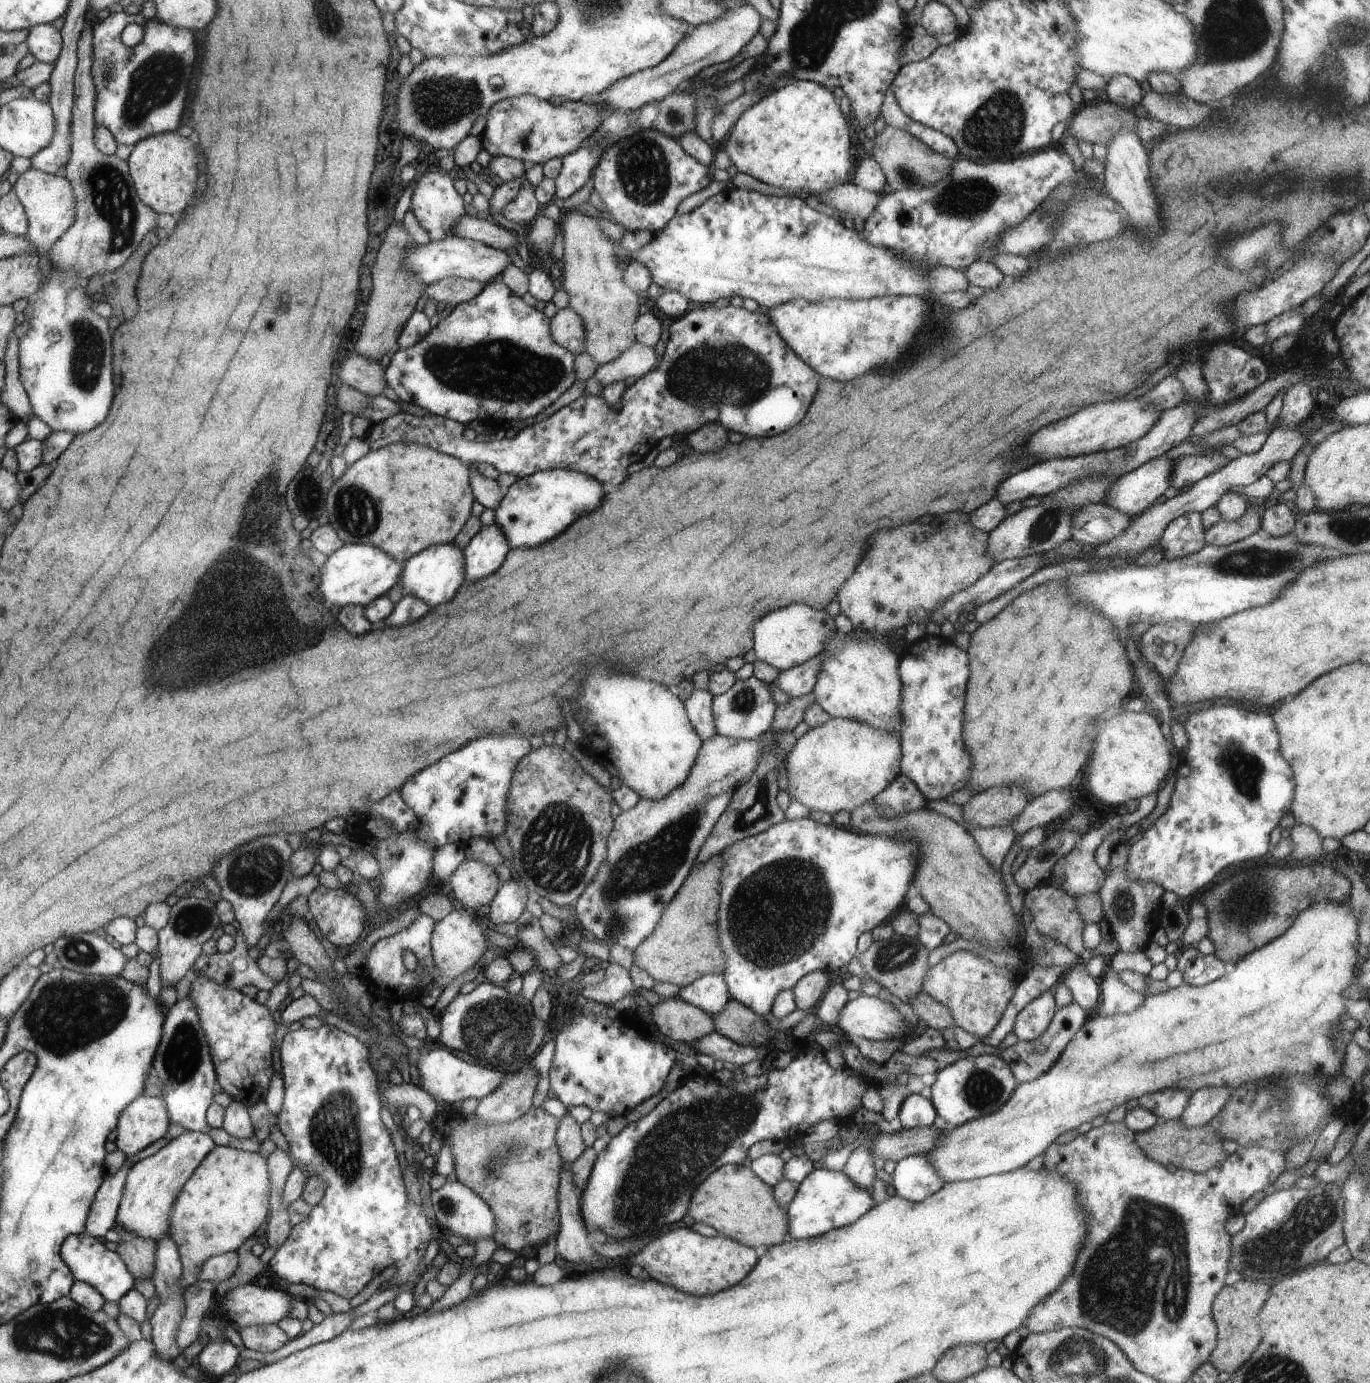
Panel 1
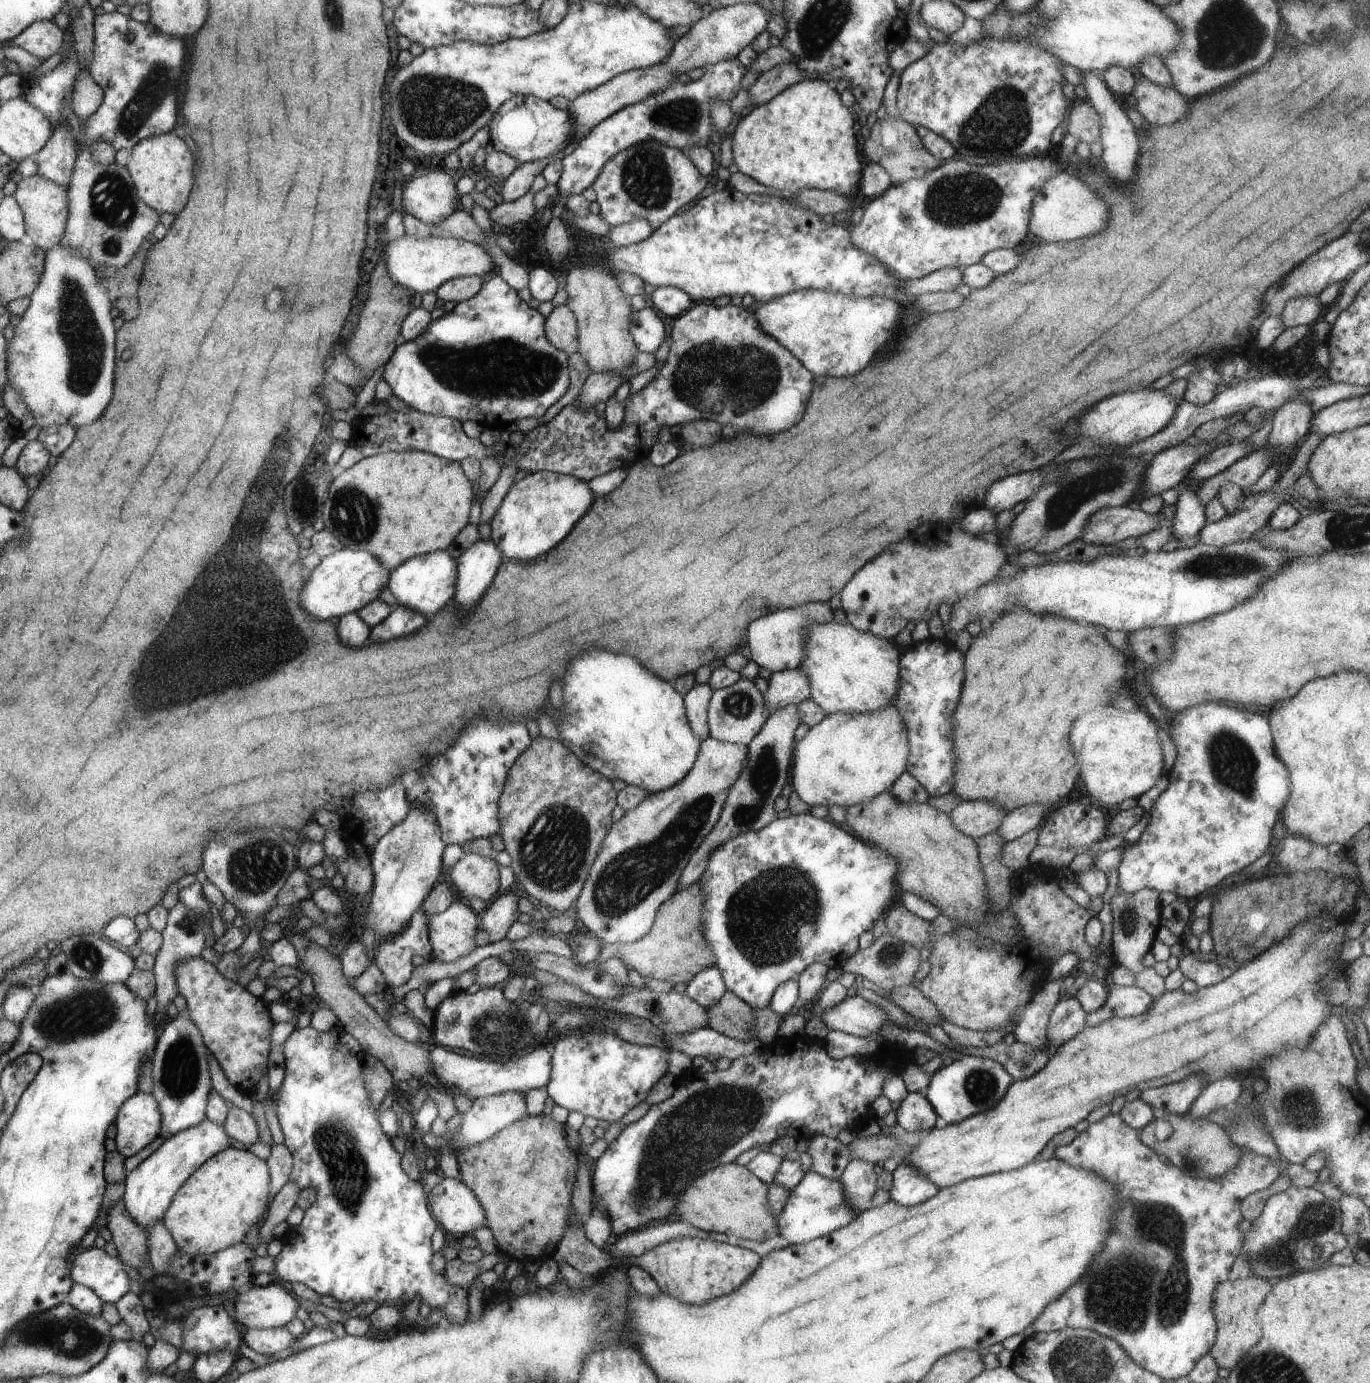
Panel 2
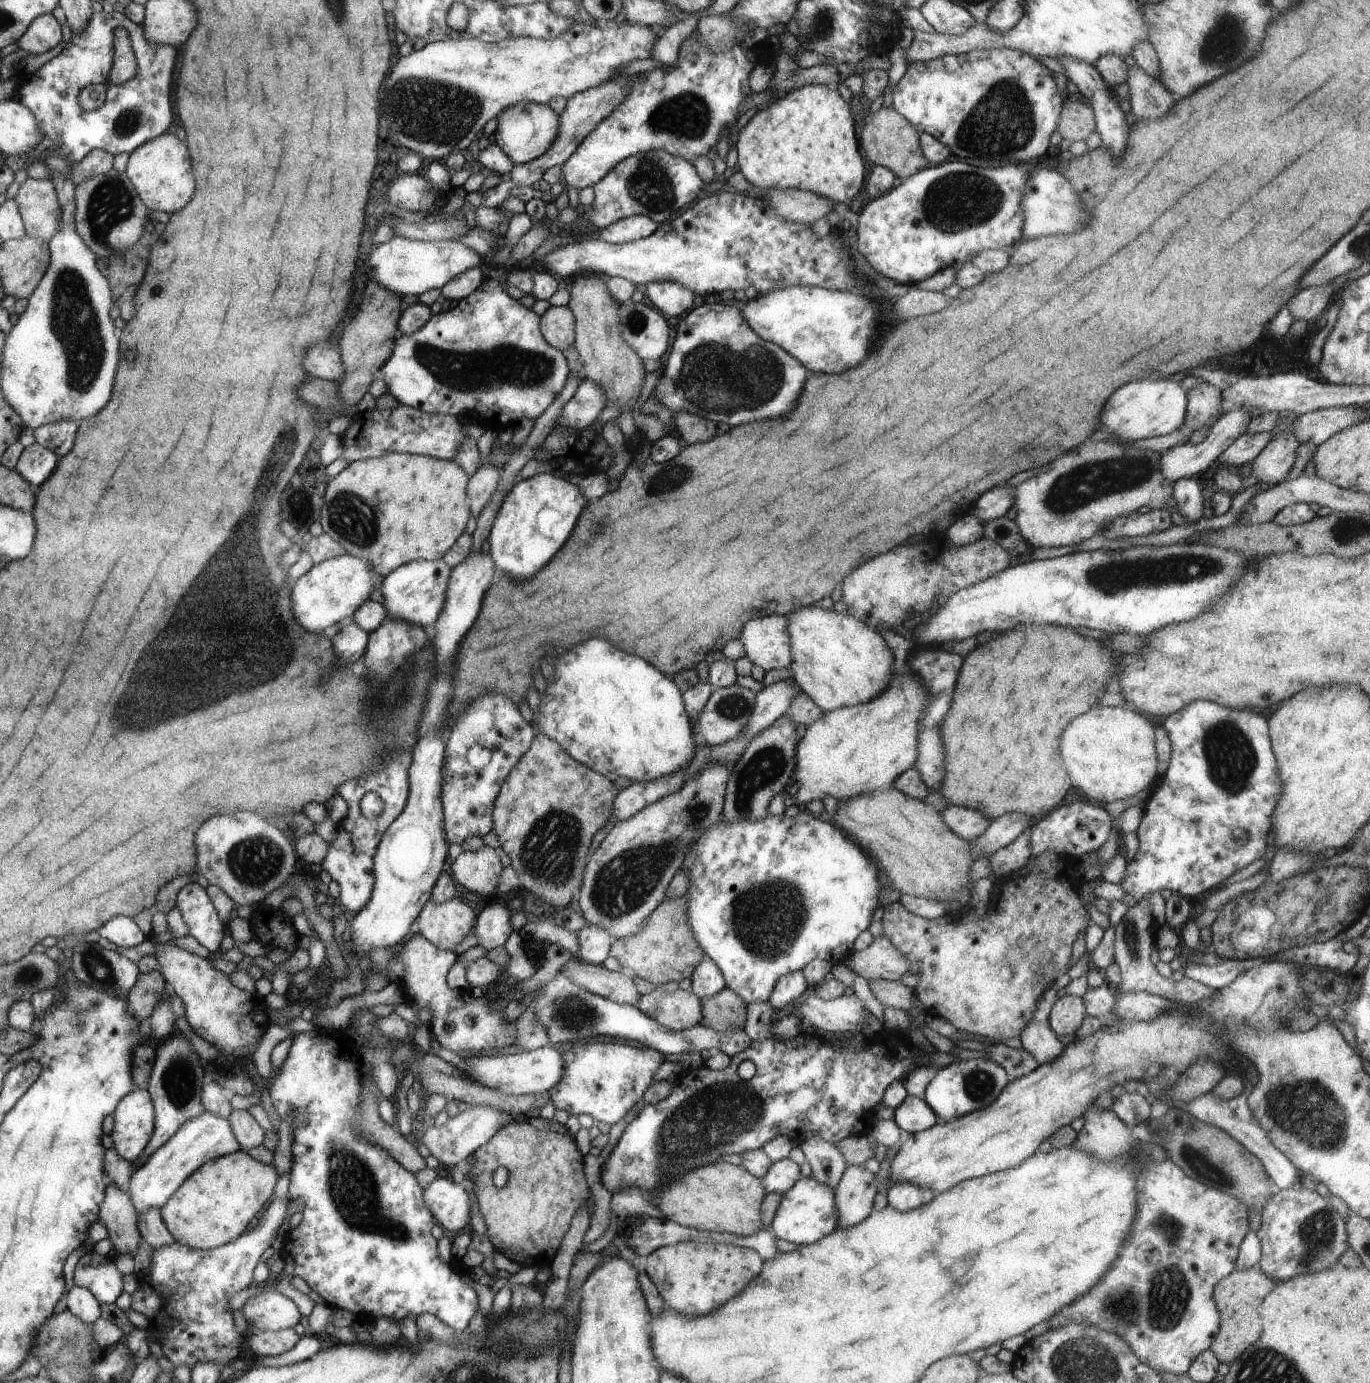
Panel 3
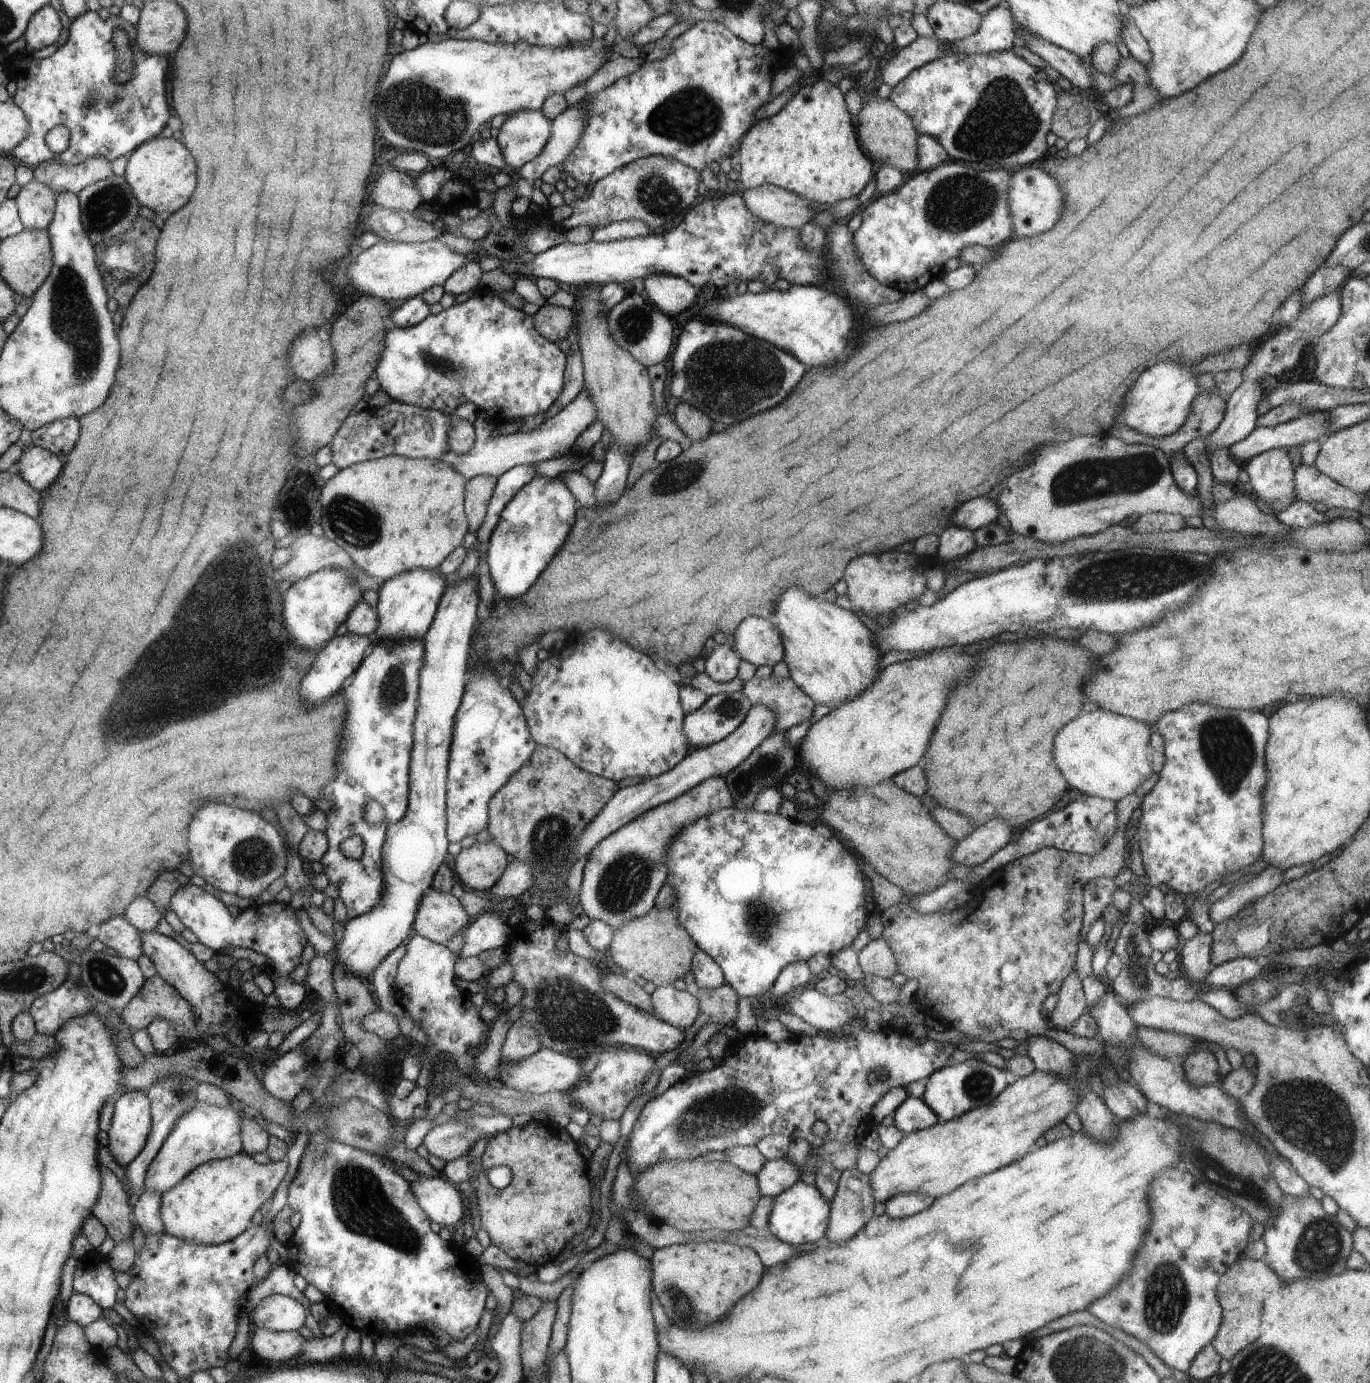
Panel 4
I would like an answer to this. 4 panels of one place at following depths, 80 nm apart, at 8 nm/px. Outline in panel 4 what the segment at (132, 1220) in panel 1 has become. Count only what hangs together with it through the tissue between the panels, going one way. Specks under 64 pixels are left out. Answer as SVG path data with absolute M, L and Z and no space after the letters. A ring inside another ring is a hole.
M231 1100L228 1107L217 1107L198 1101L192 1110L183 1113L175 1122L172 1132L159 1148L156 1158L150 1163L145 1174L143 1190L157 1191L160 1196L172 1189L187 1176L191 1170L205 1162L234 1156L244 1152L242 1145L243 1120L253 1115L242 1102Z

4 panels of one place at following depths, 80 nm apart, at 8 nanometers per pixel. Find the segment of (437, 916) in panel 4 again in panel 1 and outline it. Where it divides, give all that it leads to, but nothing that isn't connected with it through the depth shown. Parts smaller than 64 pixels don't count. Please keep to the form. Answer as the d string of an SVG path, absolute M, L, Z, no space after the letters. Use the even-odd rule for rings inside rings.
M456 903L453 911L435 925L434 936L431 938L431 950L435 953L435 968L439 970L439 973L435 976L434 981L436 986L444 989L458 976L462 976L466 970L476 966L476 962L486 952L486 938L476 918L468 910L460 910Z

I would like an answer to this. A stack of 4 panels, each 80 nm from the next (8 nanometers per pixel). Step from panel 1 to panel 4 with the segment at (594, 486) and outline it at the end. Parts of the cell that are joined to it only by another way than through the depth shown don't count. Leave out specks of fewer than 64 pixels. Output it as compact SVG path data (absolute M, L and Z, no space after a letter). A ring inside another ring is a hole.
M538 475L515 494L500 513L487 548L486 560L498 596L516 598L531 588L570 536L579 506L574 494L558 476Z

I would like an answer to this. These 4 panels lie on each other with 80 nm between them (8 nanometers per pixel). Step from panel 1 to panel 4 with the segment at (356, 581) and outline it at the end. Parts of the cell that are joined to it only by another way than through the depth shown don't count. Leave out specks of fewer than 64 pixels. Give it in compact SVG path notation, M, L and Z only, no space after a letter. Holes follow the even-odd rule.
M322 569L297 580L284 592L284 614L288 614L288 634L298 646L308 646L317 652L333 639L335 630L347 620L362 599L363 590L344 569Z

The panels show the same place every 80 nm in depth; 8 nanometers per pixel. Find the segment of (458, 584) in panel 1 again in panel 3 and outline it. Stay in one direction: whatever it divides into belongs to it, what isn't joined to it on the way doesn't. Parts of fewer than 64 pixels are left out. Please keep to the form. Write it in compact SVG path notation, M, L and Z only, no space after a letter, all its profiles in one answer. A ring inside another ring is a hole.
M443 558L424 559L399 566L381 580L380 588L387 607L387 619L400 619L430 630L443 612L447 600L447 586L450 584L452 568Z

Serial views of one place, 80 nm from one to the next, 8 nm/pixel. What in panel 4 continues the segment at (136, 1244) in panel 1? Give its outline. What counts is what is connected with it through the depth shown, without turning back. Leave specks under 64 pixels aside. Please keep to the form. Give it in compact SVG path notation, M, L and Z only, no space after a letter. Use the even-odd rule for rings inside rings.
M101 1168L101 1174L103 1177L103 1190L97 1201L97 1205L93 1209L93 1215L104 1225L108 1236L110 1236L117 1245L120 1244L120 1242L124 1242L124 1240L131 1239L132 1233L134 1232L135 1224L130 1221L130 1214L132 1214L133 1206L130 1205L128 1201L128 1195L122 1181L109 1170Z

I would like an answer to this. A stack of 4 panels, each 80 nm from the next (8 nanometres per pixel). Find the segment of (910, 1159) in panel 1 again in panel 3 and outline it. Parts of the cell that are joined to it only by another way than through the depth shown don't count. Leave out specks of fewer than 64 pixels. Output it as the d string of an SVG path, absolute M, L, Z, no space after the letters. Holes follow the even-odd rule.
M909 1182L892 1183L886 1196L888 1205L900 1212L914 1210L928 1204L937 1195L936 1191Z

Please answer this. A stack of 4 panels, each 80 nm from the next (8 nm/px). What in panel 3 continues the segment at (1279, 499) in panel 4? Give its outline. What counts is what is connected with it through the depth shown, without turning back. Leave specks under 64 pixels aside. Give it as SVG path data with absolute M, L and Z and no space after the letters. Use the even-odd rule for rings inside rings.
M1284 413L1271 430L1270 440L1264 450L1252 462L1251 474L1262 482L1262 488L1273 487L1288 476L1294 465L1299 438L1293 433L1293 424L1300 416L1296 413Z

